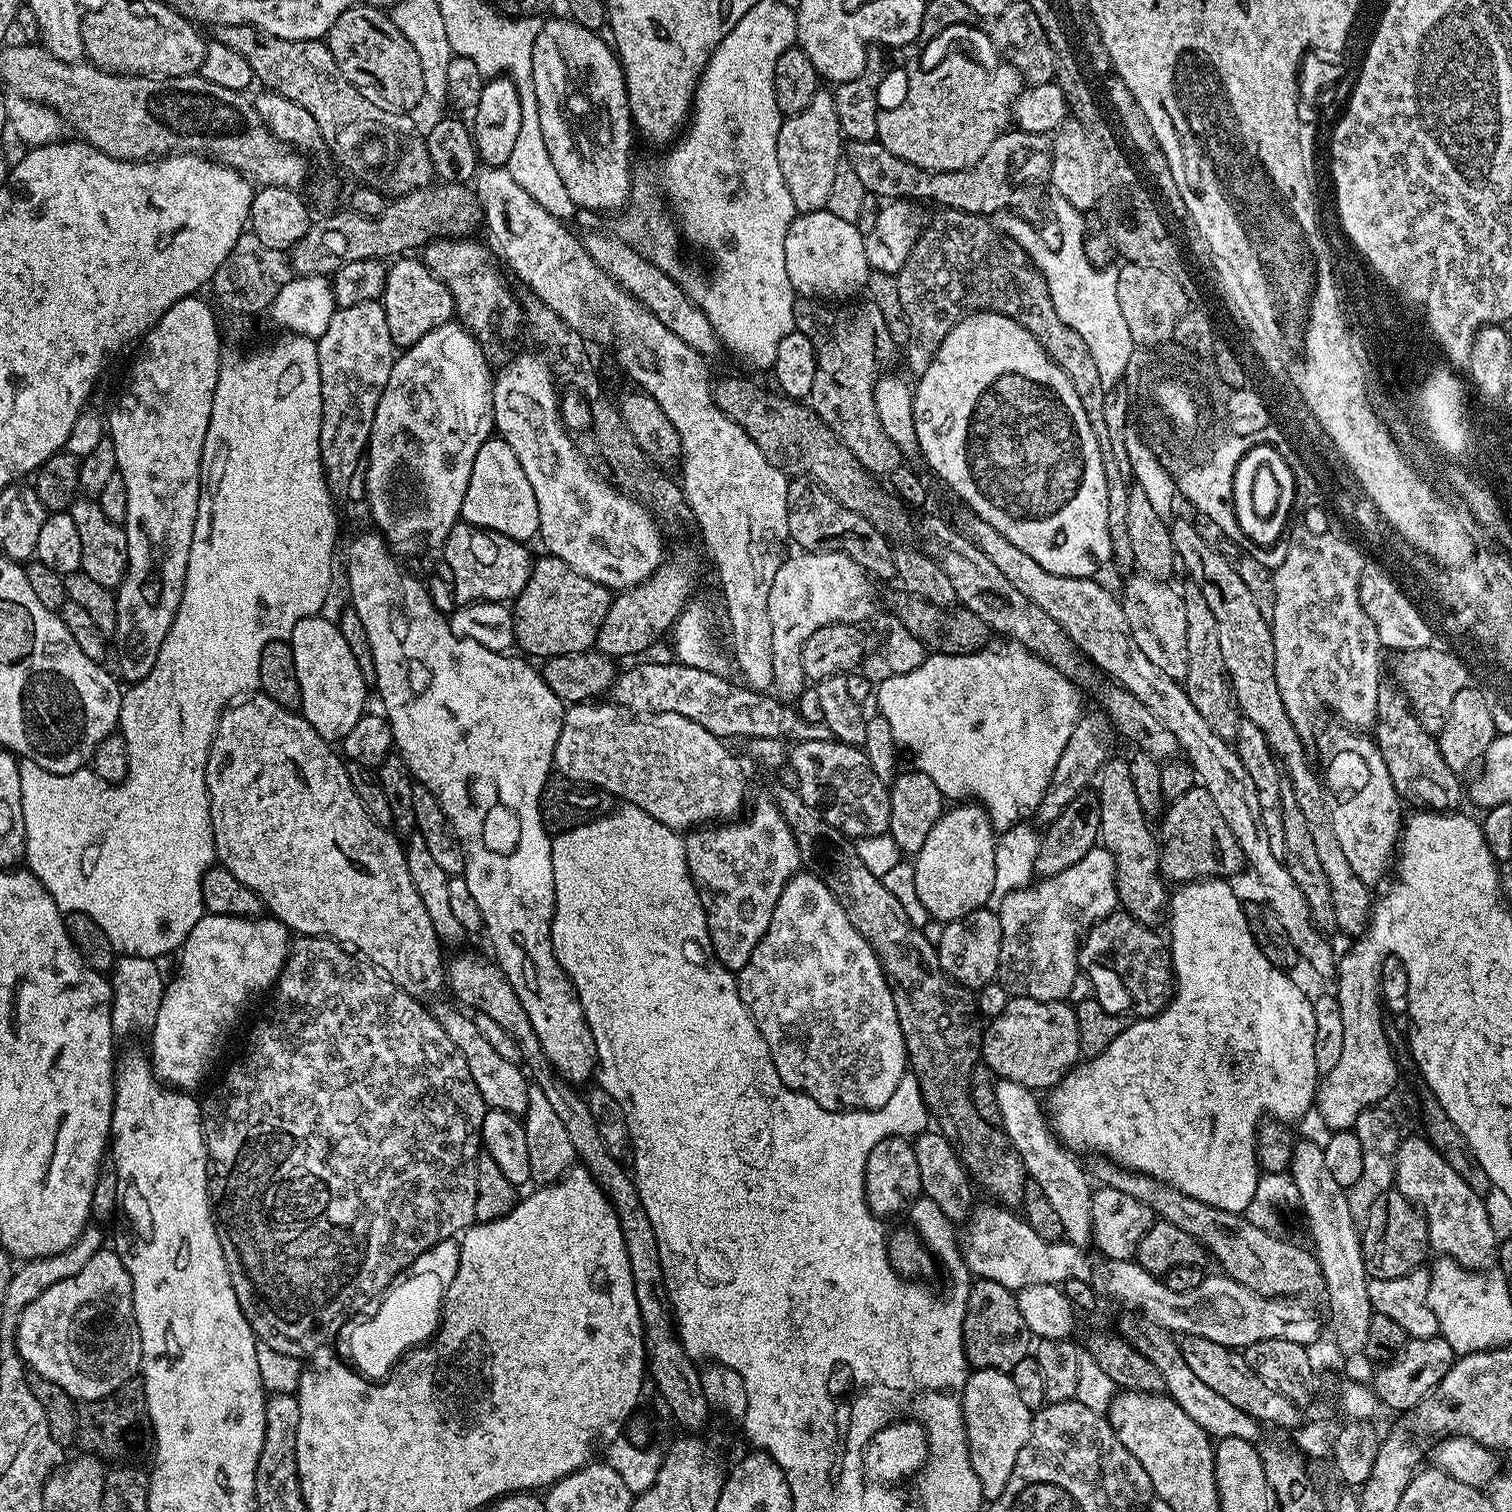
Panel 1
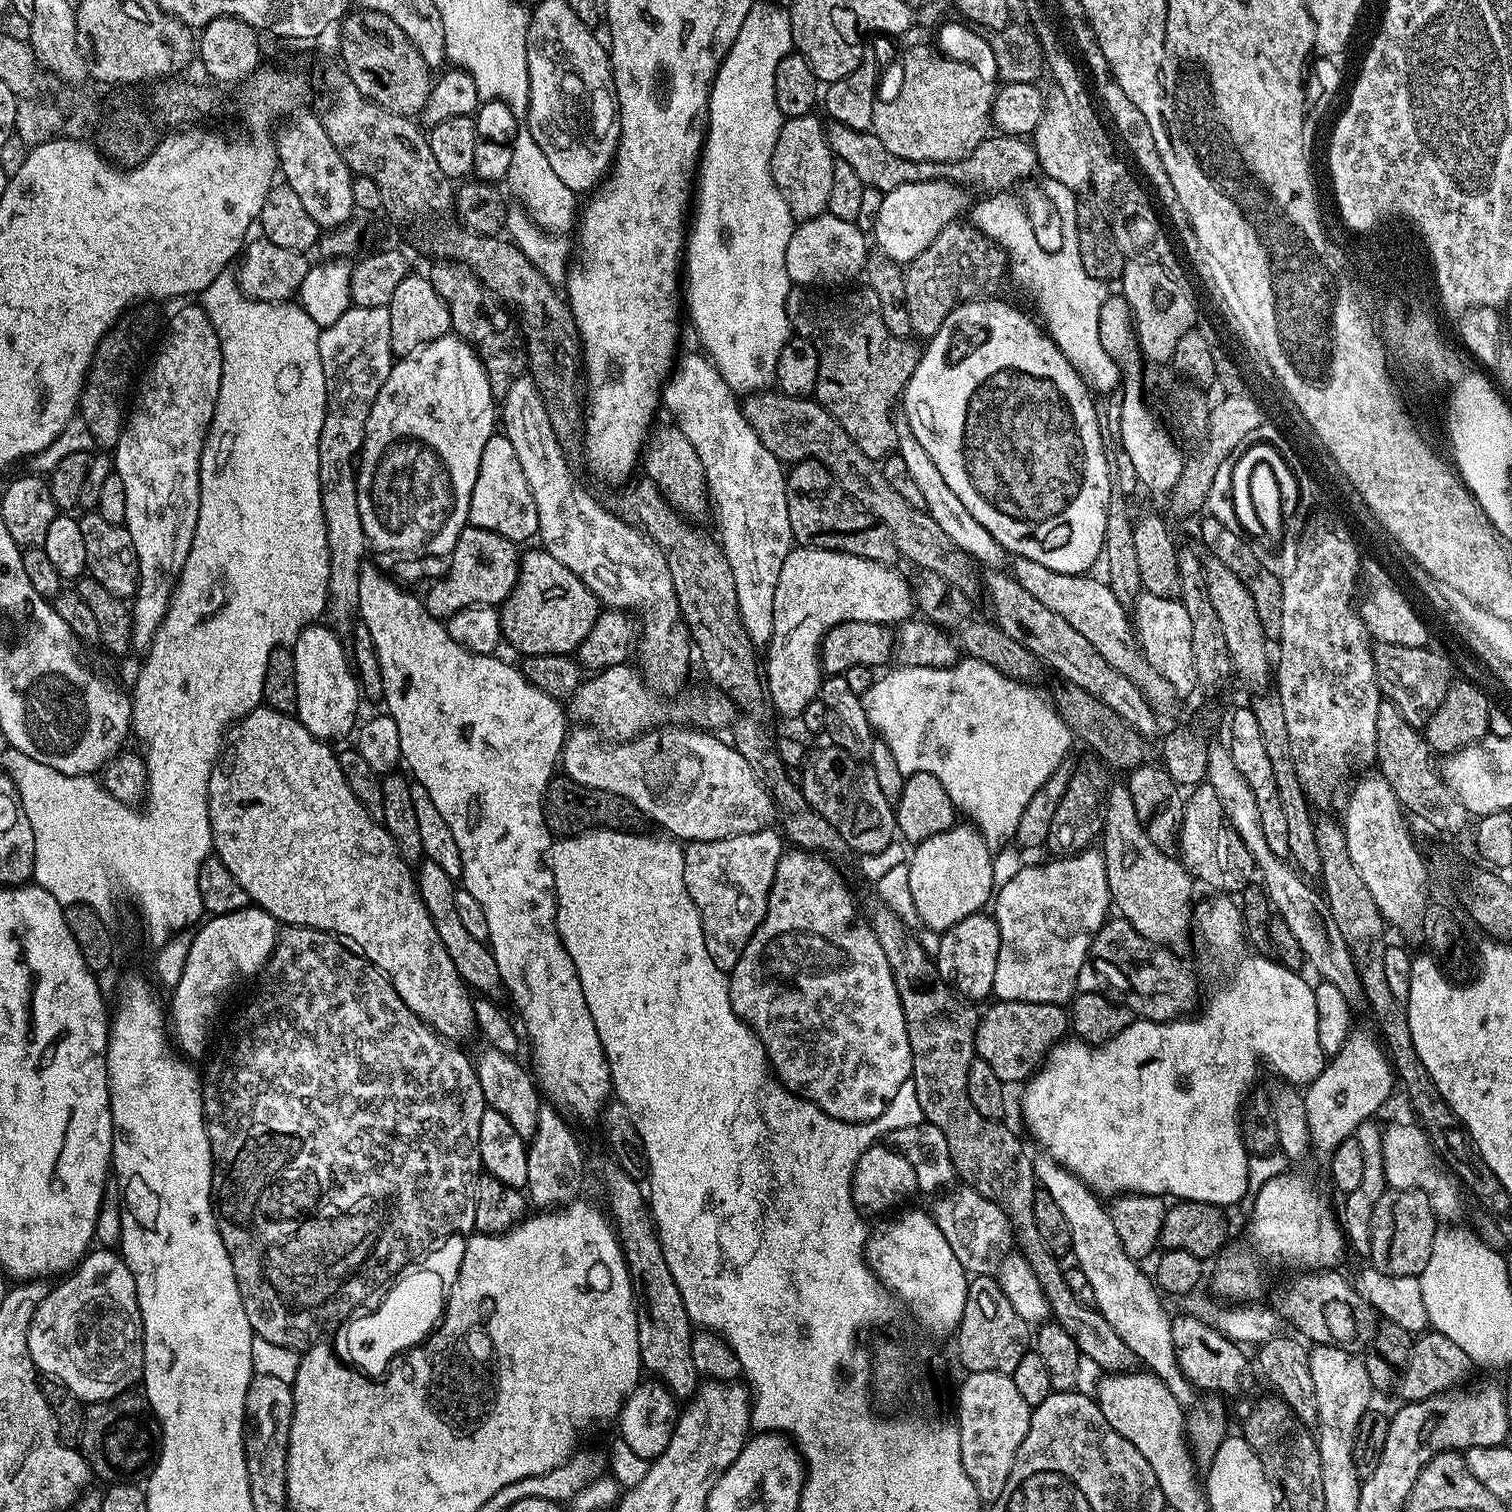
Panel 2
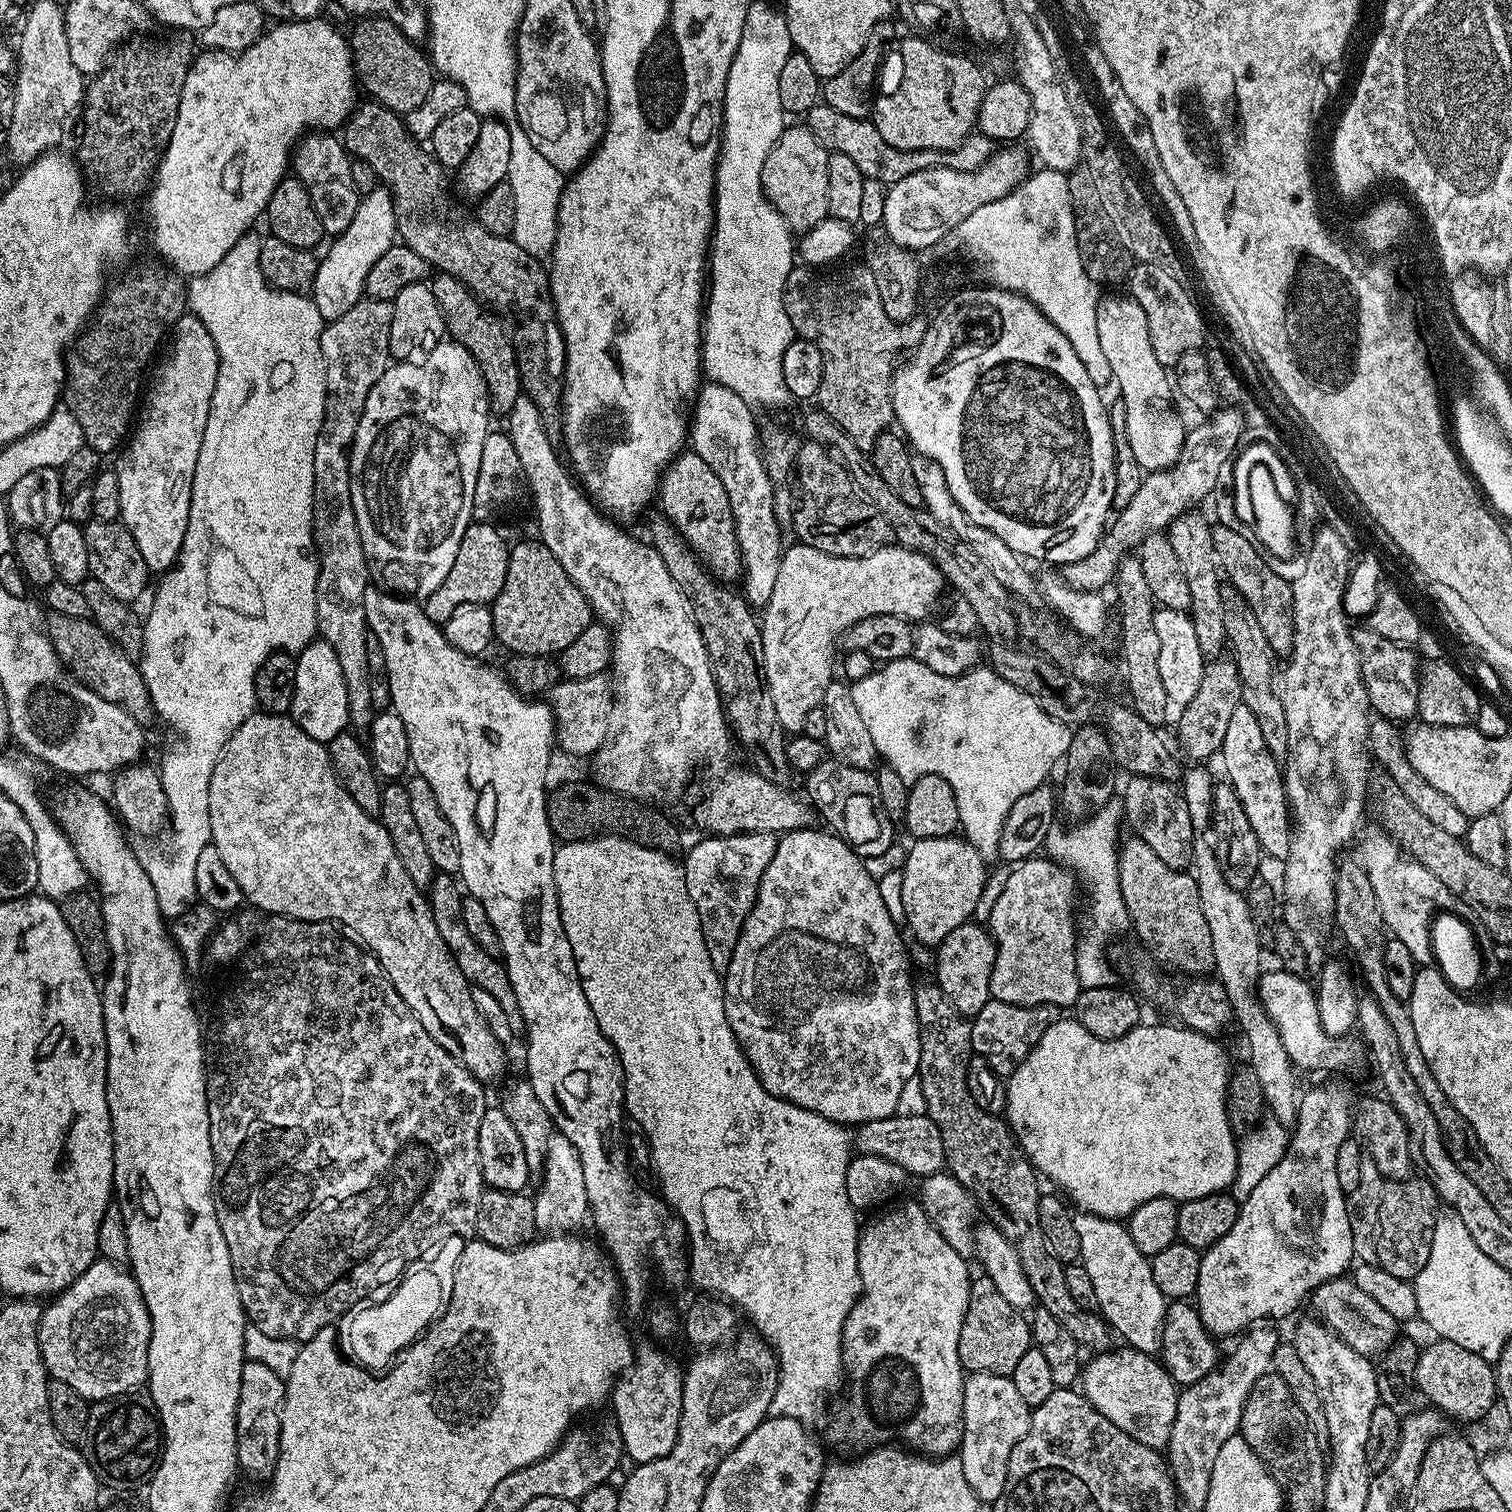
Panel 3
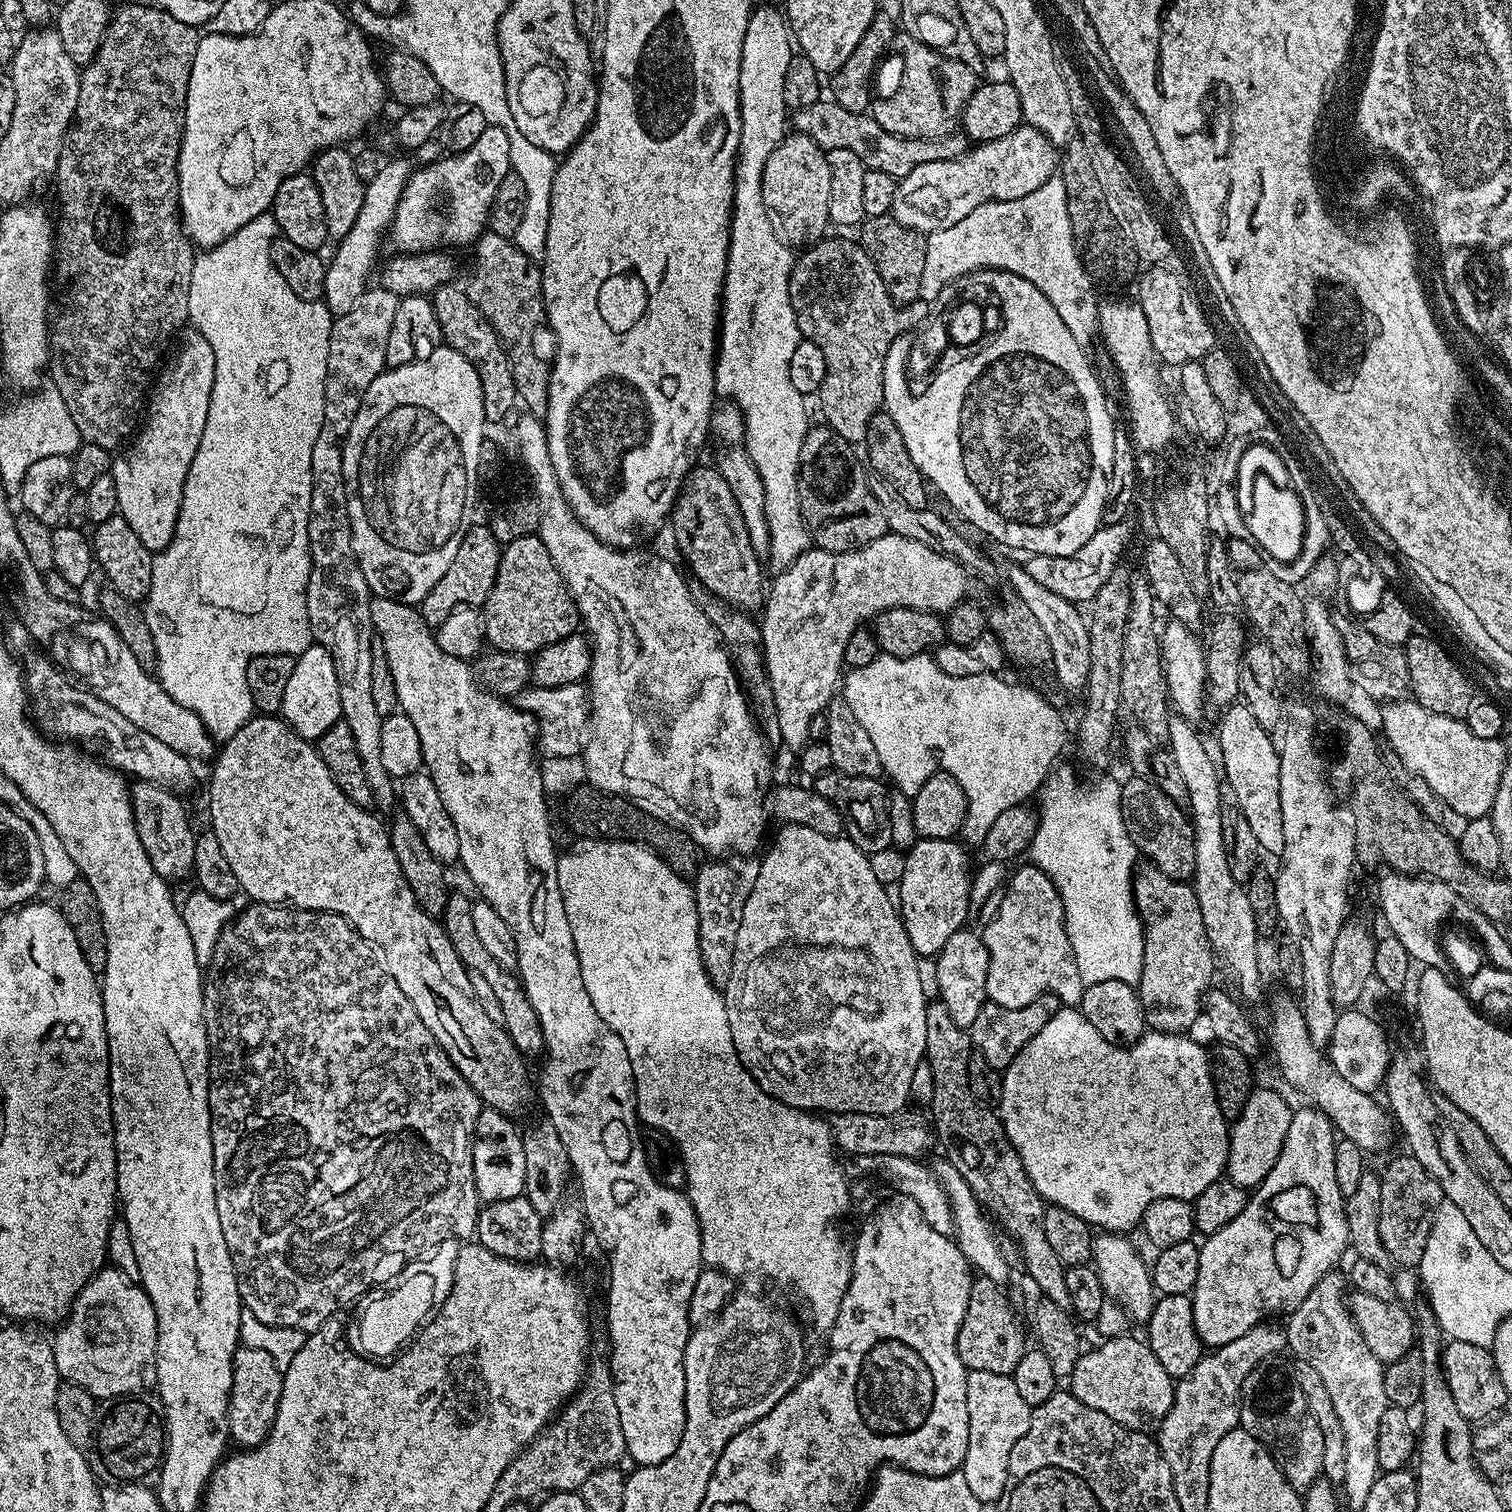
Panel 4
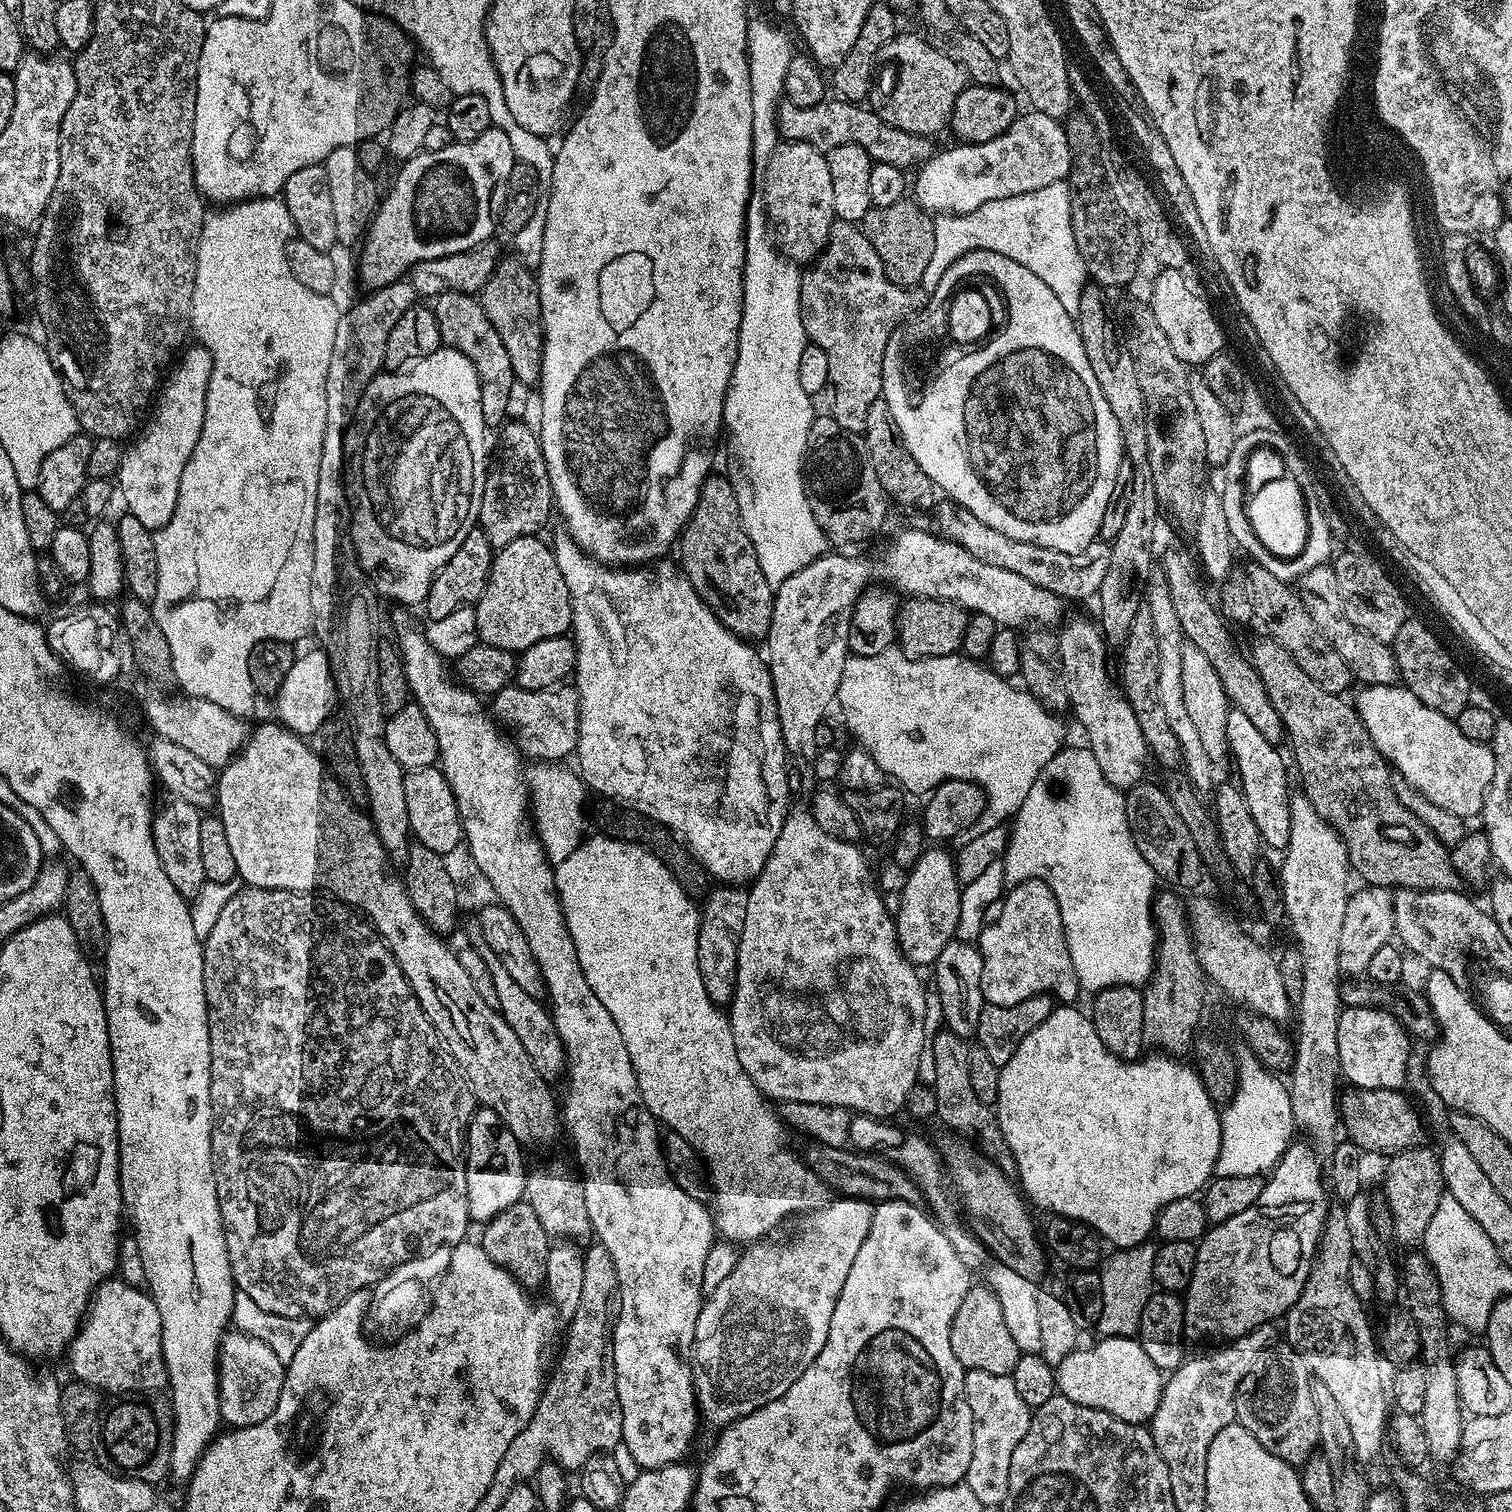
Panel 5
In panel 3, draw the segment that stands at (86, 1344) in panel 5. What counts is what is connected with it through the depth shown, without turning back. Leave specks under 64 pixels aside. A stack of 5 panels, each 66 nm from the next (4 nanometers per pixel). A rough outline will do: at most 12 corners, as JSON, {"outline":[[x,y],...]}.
{"outline":[[97,1258],[40,1314],[51,1379],[89,1402],[148,1379],[150,1314]]}

